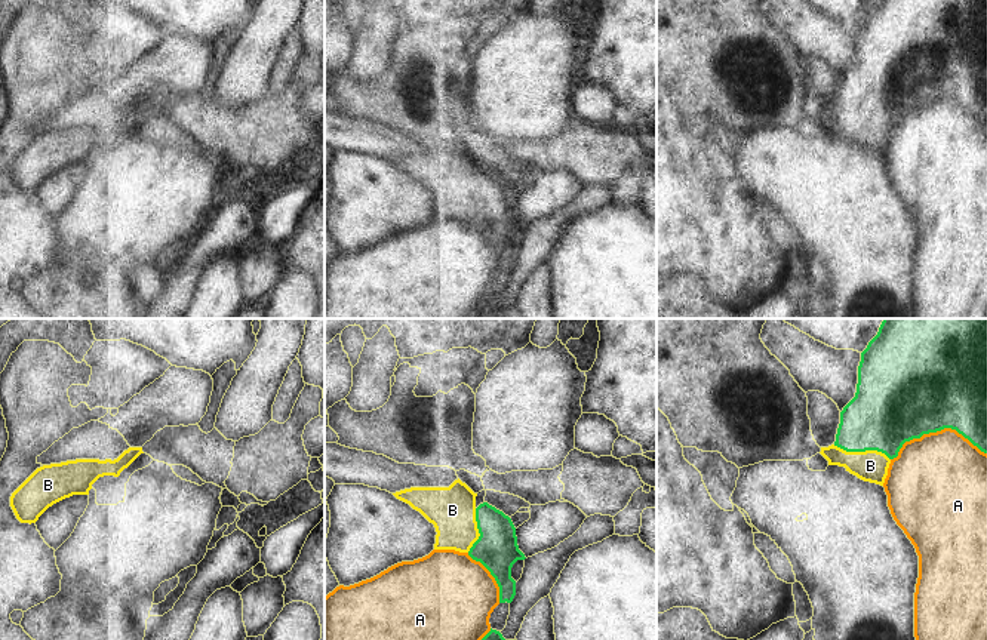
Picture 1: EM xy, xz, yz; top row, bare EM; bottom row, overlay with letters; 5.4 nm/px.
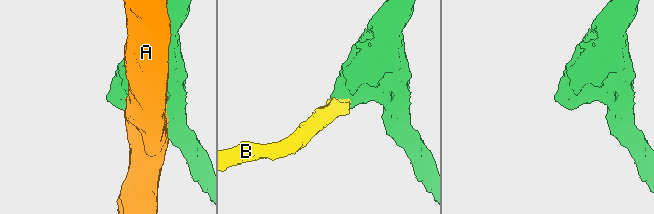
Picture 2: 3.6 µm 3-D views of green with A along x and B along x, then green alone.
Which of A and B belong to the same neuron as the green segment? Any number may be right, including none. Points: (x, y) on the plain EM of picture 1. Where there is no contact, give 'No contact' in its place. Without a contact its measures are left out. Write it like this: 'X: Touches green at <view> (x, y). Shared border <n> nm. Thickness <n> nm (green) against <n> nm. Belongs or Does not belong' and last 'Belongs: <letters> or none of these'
A: Touches green at yz (935, 100). Shared border 500 nm. Thickness 500 nm (green) against 480 nm. Does not belong
B: Touches green at yz (861, 119). Shared border 320 nm. Thickness 380 nm (green) against 170 nm. Belongs
Belongs: B.

